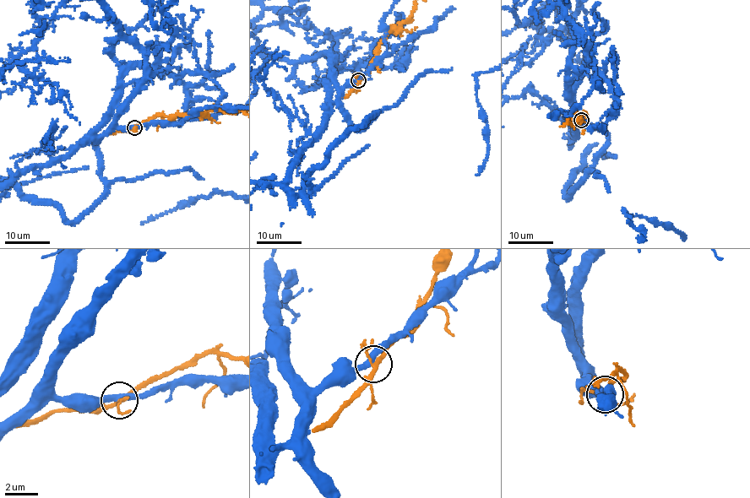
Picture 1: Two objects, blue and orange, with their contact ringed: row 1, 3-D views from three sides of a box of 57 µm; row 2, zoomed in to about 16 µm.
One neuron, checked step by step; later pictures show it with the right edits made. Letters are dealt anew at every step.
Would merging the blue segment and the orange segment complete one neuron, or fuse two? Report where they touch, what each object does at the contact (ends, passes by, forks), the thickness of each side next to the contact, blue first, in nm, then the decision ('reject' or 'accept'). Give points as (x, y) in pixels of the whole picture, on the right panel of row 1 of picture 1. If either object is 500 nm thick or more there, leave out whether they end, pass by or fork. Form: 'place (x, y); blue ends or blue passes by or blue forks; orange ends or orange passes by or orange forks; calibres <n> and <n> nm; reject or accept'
place (581, 120); blue passes by; orange forks; calibres 360 and 200 nm; accept

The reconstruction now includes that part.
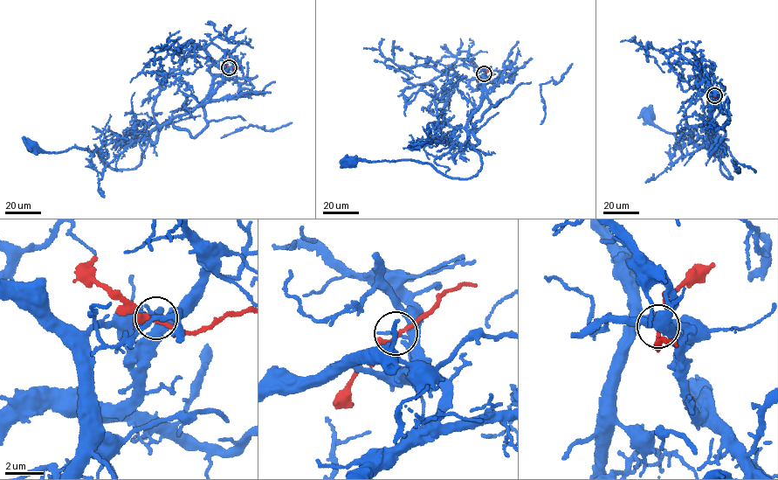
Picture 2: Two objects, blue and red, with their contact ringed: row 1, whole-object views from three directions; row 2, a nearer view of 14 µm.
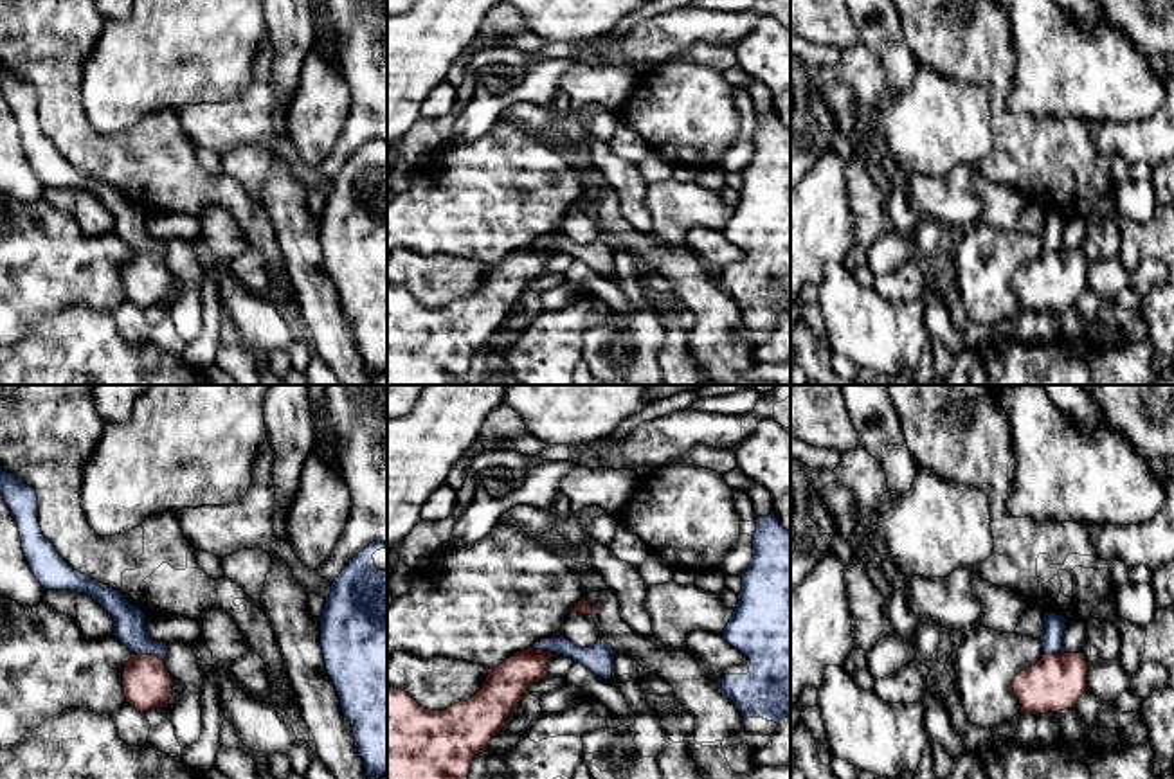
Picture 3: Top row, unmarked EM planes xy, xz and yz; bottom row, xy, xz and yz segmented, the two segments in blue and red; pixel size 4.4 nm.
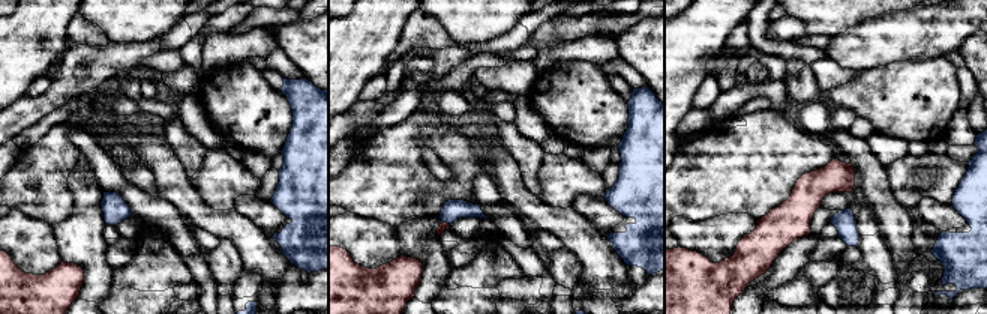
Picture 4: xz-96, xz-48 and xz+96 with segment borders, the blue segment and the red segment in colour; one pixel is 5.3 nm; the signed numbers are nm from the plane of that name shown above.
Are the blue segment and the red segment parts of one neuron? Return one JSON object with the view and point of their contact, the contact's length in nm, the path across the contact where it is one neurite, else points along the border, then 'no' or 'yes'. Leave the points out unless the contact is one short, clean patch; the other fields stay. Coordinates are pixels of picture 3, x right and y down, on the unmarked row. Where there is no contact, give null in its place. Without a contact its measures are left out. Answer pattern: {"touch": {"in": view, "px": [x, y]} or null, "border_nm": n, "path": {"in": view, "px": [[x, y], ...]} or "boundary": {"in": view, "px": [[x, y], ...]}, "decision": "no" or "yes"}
{"touch": {"in": "xy", "px": [150, 250]}, "border_nm": 120, "boundary": {"in": "xy", "px": [[137, 250], [153, 250], [162, 258]]}, "decision": "no"}

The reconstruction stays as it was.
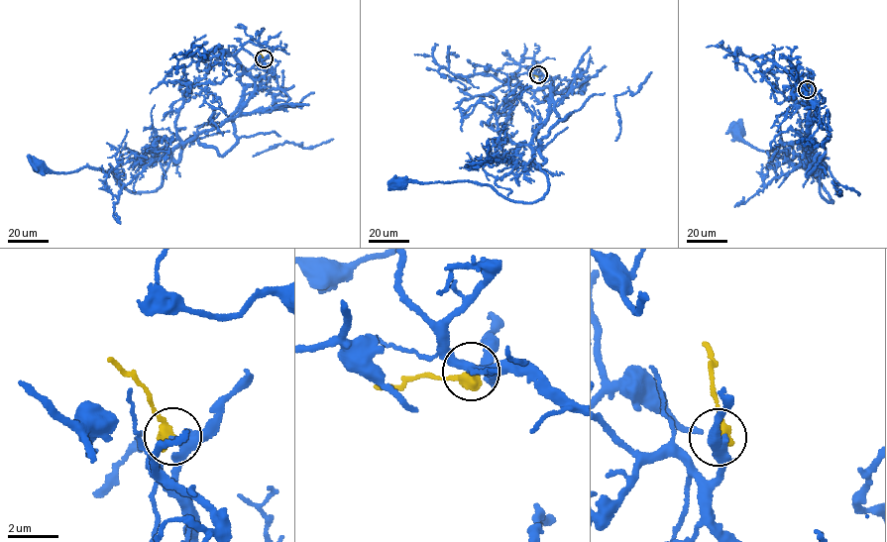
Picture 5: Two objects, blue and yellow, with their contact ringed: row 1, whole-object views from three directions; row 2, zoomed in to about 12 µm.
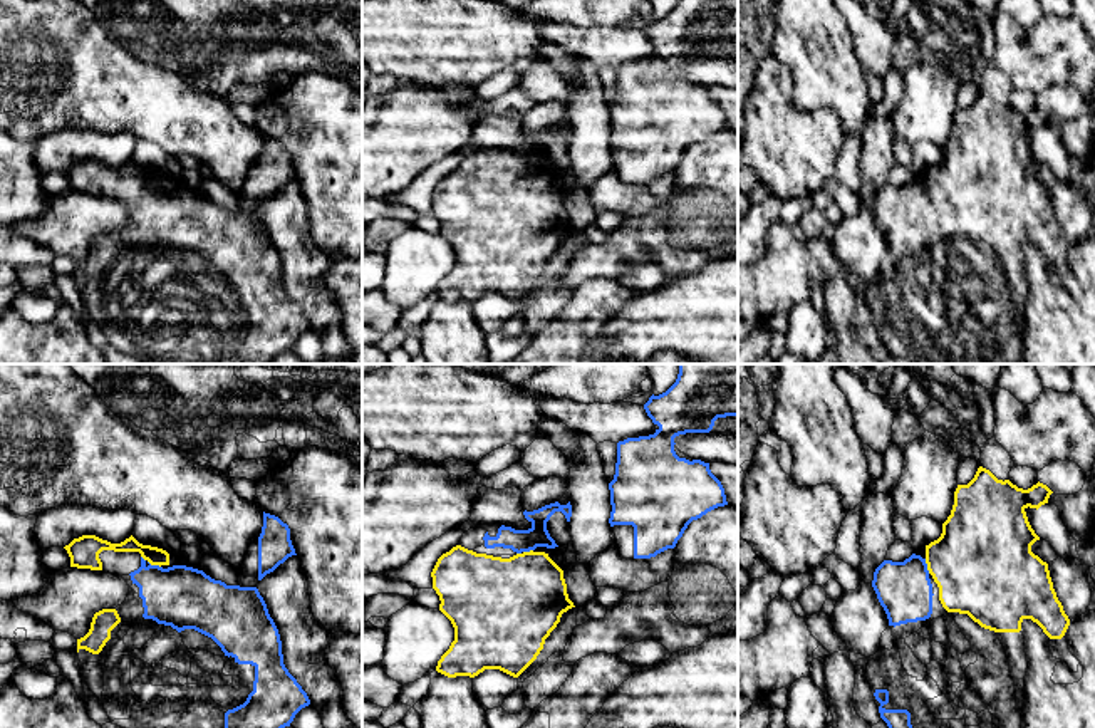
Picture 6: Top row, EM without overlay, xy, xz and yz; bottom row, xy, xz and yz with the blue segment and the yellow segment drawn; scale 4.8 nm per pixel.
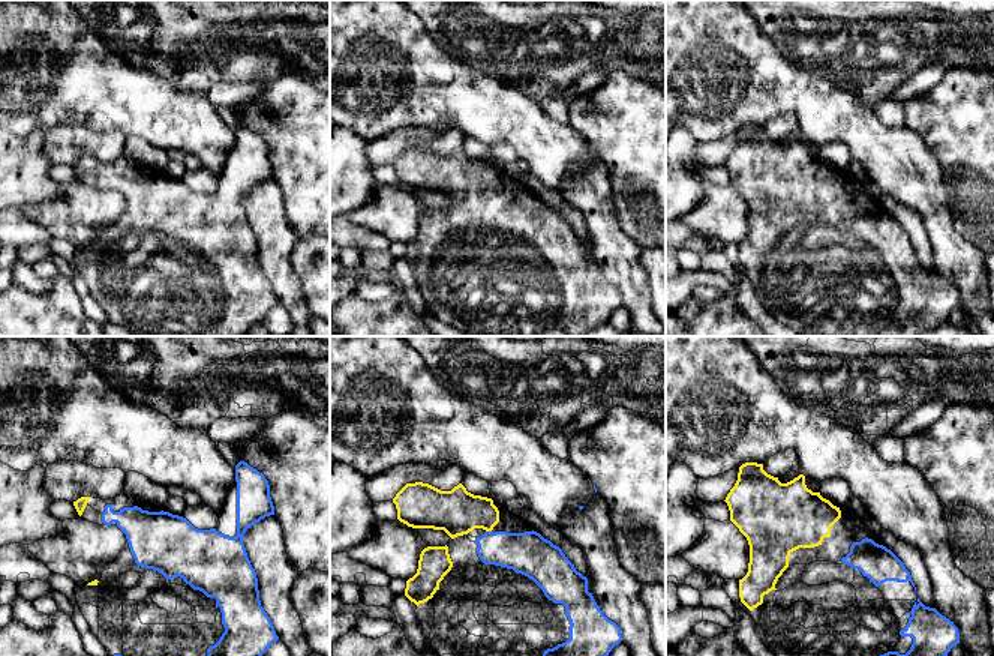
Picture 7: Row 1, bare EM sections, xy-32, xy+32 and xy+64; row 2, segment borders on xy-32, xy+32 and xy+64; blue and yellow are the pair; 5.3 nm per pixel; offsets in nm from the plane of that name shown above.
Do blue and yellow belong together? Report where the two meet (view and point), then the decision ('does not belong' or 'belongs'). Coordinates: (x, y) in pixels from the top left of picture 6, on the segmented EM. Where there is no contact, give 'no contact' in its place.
contact yz (926, 566); belongs

